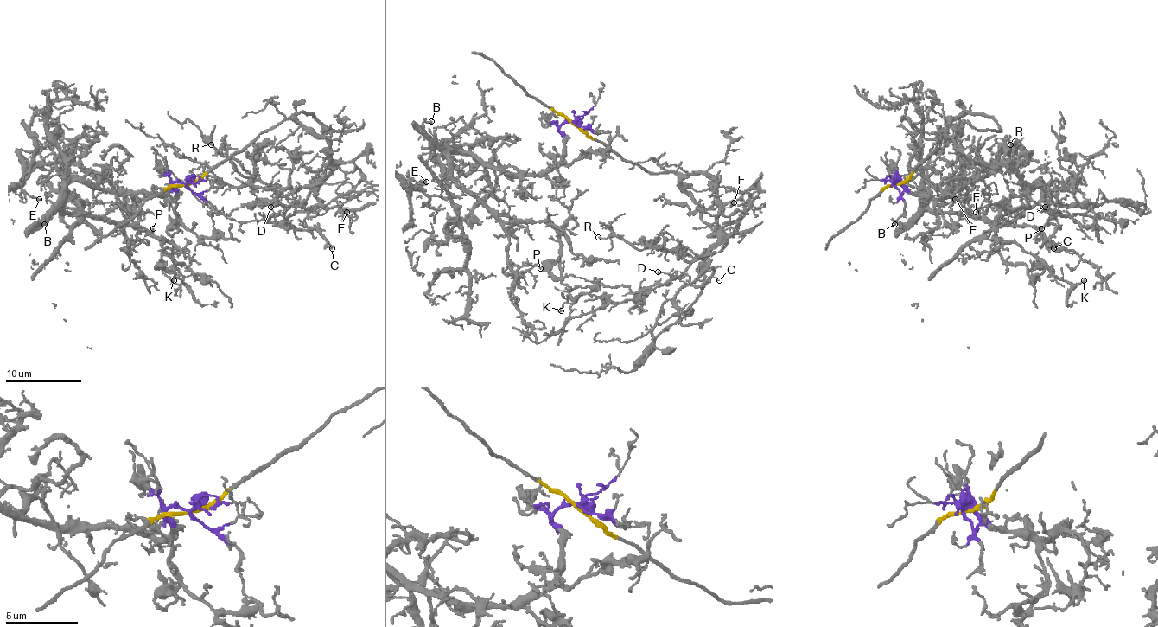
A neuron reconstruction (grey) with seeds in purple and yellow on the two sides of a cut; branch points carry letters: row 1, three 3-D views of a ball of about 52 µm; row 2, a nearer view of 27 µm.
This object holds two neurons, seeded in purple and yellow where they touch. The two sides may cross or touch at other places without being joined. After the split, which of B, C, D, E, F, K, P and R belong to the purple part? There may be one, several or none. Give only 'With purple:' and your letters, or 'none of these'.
With purple: B, E, K, P

